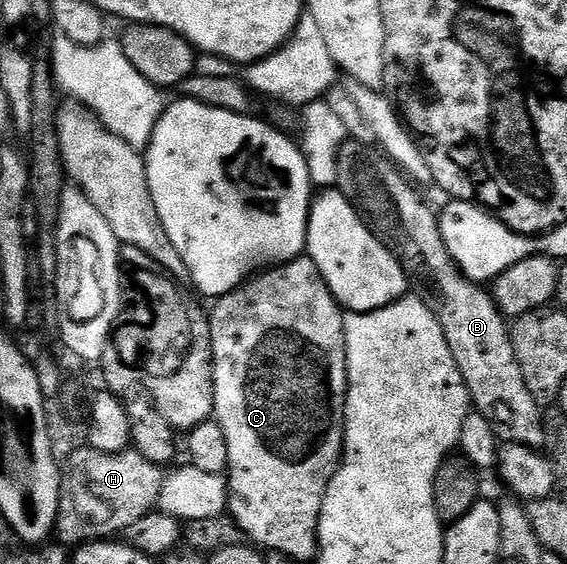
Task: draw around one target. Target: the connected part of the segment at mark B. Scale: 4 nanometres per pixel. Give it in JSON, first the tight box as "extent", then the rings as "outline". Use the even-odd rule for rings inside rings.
{"extent":[337,143,547,448],"outline":[[[370,143],[343,144],[337,190],[354,205],[370,231],[395,254],[410,286],[420,291],[416,292],[437,317],[467,383],[474,410],[487,418],[502,442],[542,448],[547,441],[544,408],[529,393],[525,377],[521,377],[508,320],[500,313],[492,292],[463,275],[447,248],[440,216],[438,219],[431,212],[430,205],[414,189],[412,180],[382,150]]]}

